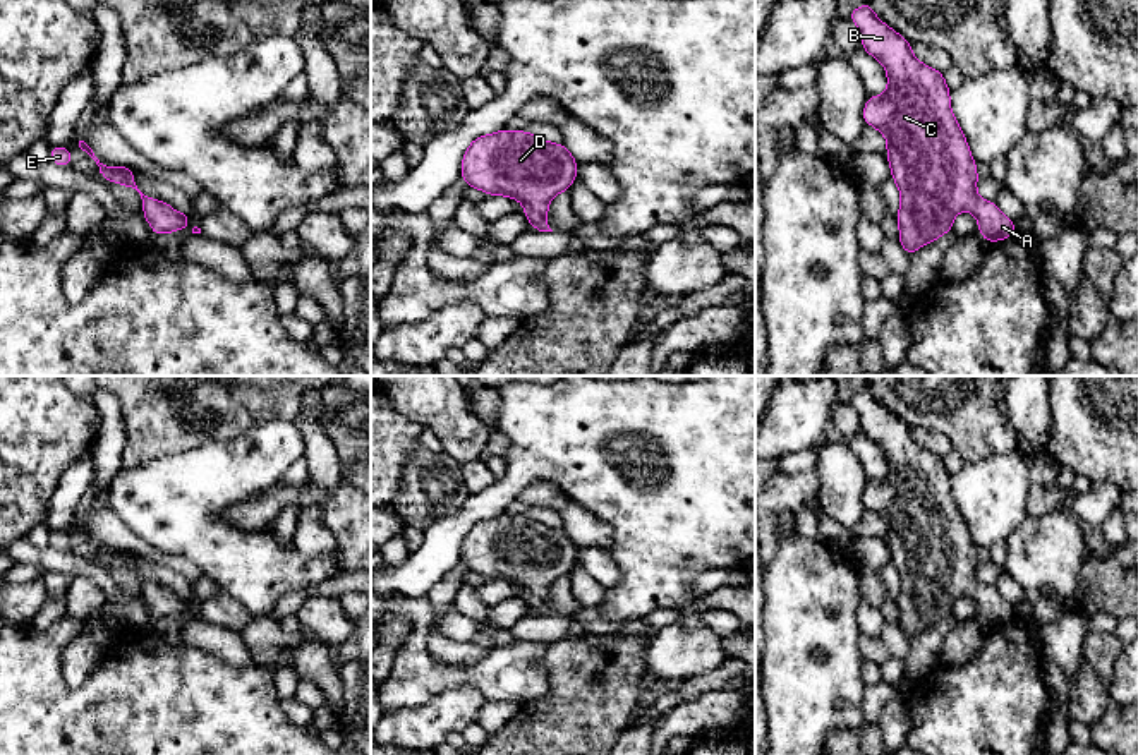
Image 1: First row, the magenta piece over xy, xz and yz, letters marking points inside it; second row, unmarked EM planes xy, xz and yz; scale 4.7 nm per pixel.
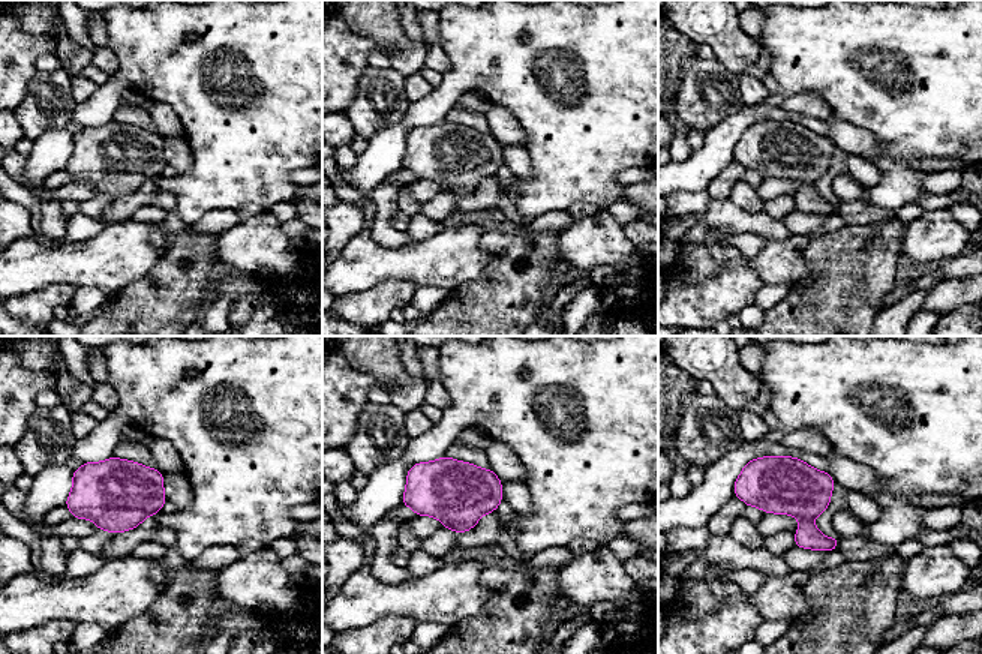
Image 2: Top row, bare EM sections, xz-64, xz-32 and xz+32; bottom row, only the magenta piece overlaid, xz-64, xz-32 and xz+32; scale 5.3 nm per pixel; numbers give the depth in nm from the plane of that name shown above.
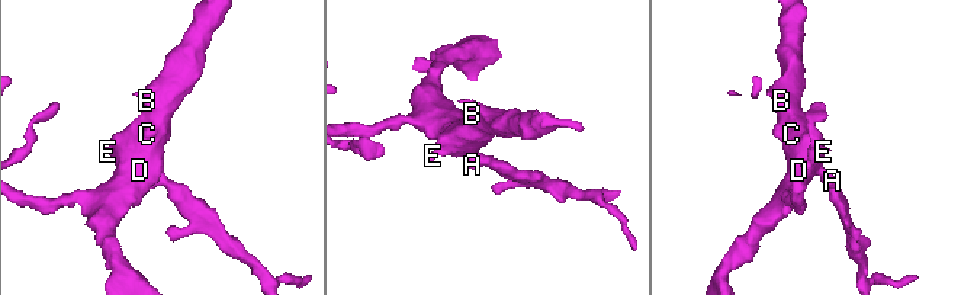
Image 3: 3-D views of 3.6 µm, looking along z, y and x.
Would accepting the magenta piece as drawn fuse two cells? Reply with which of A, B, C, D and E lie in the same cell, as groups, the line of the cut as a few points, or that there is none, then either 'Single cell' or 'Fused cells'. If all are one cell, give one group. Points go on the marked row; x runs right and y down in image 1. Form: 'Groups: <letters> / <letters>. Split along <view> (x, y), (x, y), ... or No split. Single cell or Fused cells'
Groups: A B C D E. No split. Single cell

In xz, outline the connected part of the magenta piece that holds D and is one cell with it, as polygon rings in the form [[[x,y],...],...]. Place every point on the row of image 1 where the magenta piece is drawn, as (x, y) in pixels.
[[[503,129],[469,144],[460,177],[487,196],[520,201],[534,230],[553,232],[548,206],[556,194],[573,185],[577,166],[565,144],[553,144],[525,130]]]

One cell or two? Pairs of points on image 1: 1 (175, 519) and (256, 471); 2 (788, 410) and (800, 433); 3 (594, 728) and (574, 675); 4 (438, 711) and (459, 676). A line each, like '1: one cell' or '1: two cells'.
1: one cell
2: one cell
3: one cell
4: two cells

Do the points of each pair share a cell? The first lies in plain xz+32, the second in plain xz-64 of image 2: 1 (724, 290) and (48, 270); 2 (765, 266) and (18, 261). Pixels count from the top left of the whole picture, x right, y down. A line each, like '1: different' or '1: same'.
1: different
2: same

